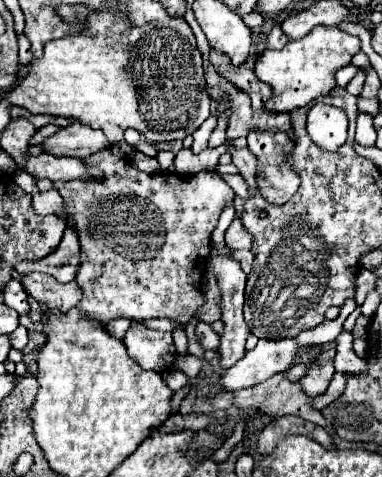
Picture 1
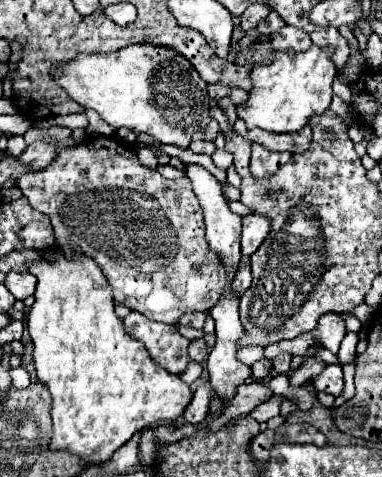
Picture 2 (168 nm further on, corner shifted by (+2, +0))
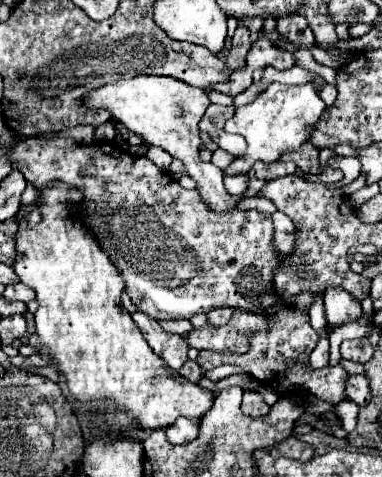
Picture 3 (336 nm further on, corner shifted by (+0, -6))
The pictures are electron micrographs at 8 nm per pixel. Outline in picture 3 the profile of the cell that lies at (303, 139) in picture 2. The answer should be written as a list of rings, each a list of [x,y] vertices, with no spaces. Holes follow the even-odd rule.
[[[305,142],[305,144],[303,144],[297,152],[293,152],[293,154],[281,156],[281,160],[283,160],[283,162],[293,160],[293,162],[297,164],[297,168],[301,168],[301,170],[307,172],[307,174],[321,174],[321,172],[323,172],[323,168],[321,168],[321,164],[319,164],[319,150],[317,150],[317,146],[313,146],[311,142]]]

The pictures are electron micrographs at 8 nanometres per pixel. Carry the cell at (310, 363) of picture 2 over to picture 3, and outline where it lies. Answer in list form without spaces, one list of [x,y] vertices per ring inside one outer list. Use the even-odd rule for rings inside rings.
[[[245,392],[243,394],[243,414],[251,416],[251,418],[259,418],[265,416],[269,412],[269,406],[263,402],[263,396],[259,392]]]

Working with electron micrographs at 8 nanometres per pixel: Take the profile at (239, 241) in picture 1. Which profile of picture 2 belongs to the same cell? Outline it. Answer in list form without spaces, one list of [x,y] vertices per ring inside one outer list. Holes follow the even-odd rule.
[[[261,214],[243,216],[243,230],[241,230],[241,254],[251,256],[269,232],[269,220]]]

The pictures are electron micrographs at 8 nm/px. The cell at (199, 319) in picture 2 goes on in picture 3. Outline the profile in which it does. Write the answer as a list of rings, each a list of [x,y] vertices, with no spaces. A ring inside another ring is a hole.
[[[159,320],[159,324],[161,324],[161,328],[163,328],[165,332],[179,334],[179,336],[187,334],[187,332],[193,328],[189,320]]]

